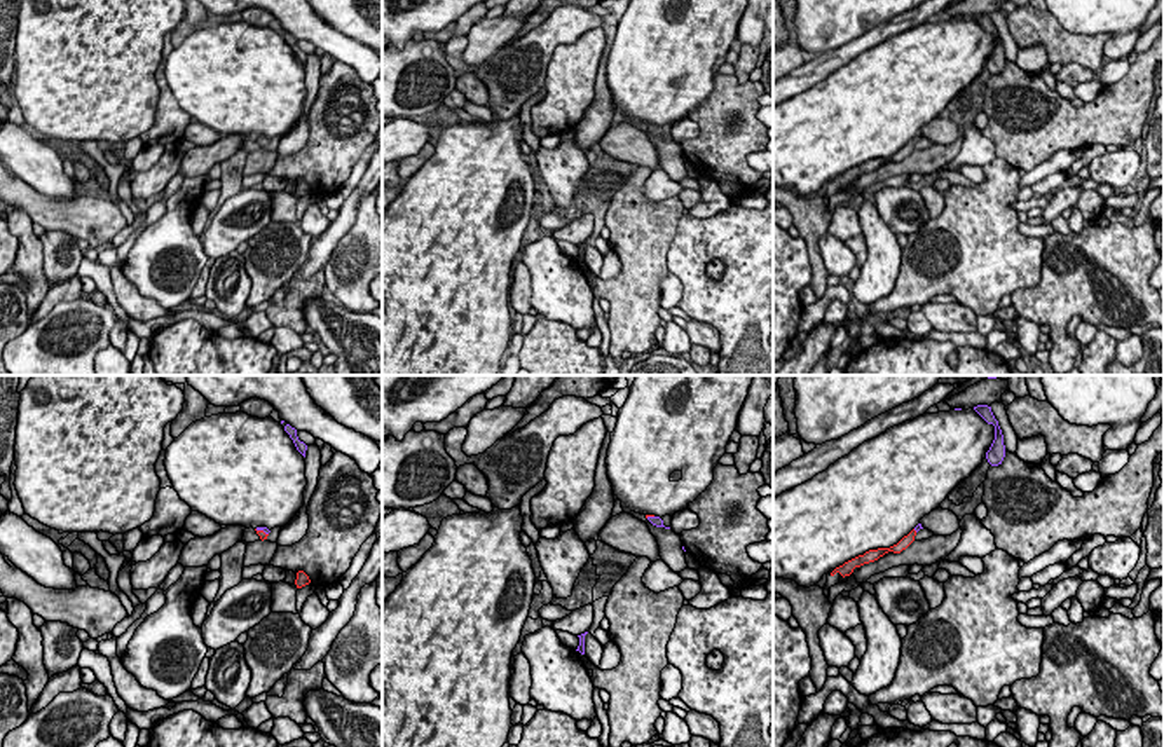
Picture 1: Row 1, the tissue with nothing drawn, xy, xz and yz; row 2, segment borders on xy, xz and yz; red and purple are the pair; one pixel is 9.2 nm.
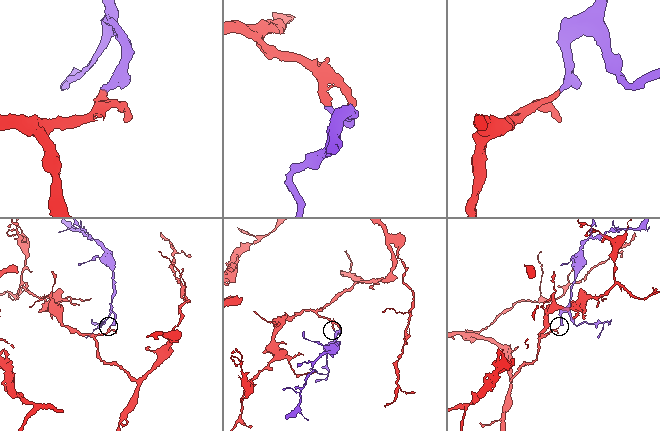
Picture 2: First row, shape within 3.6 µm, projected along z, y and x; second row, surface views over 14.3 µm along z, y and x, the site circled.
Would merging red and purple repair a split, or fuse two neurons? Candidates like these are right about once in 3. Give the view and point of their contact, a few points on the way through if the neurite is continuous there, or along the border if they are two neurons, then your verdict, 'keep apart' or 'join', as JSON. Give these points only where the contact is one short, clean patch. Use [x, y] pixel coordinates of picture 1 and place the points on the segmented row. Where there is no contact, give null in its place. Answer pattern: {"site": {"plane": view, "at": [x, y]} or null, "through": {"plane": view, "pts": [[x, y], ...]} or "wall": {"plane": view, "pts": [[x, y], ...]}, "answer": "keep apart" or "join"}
{"site": {"plane": "xy", "at": [262, 531]}, "through": {"plane": "xy", "pts": [[262, 534], [262, 531], [264, 529]]}, "answer": "join"}

